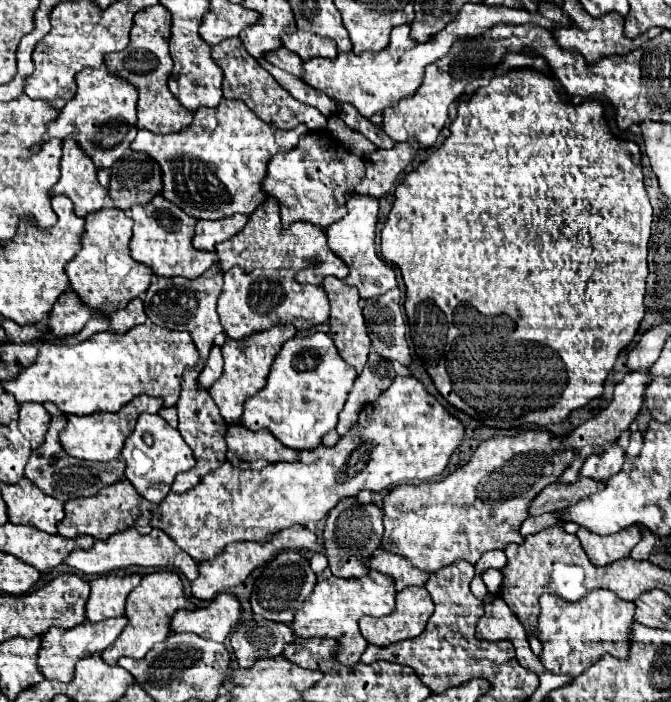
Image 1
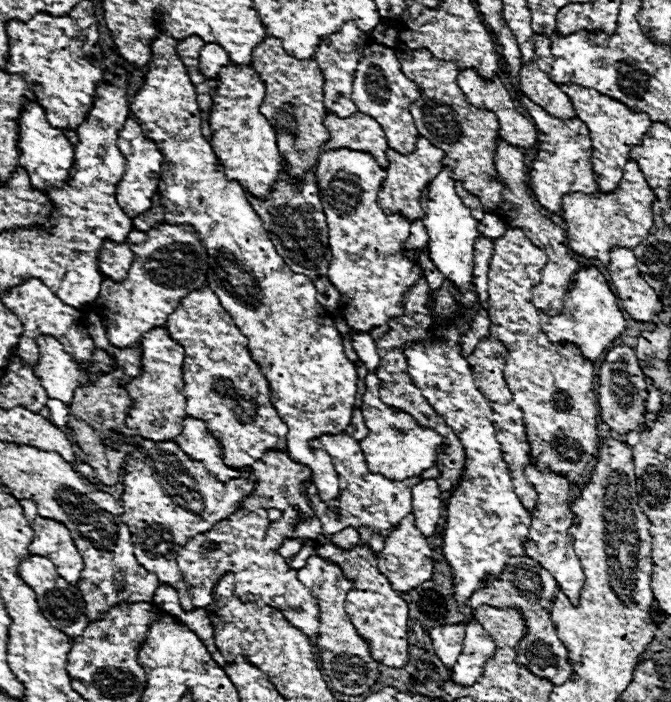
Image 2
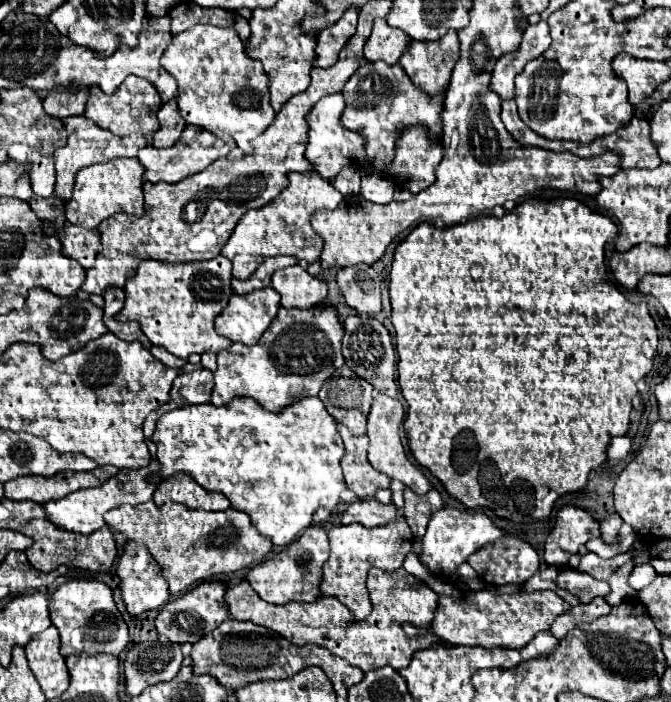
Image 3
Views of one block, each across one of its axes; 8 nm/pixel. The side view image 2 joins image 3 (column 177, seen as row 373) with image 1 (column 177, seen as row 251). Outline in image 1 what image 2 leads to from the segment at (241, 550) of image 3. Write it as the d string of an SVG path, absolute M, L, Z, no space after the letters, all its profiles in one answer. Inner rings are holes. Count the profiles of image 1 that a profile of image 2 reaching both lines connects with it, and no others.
M396 376L392 386L384 390L362 412L358 422L338 440L336 446L316 446L314 450L302 450L296 462L276 462L262 470L240 470L230 462L202 476L200 484L184 494L170 492L158 506L152 508L152 526L164 530L184 552L196 562L208 560L222 552L230 542L254 540L266 542L272 534L292 524L310 524L322 520L342 498L356 496L360 490L380 492L396 484L408 484L412 480L432 480L440 476L452 456L452 452L464 440L464 424L452 416L414 376Z

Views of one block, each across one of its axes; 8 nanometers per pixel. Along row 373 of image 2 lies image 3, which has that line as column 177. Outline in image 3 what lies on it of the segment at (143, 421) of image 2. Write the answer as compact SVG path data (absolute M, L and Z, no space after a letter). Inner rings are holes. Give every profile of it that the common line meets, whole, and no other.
M186 126L178 144L174 144L172 148L166 148L166 150L160 150L160 148L154 148L154 146L146 146L138 152L138 160L142 162L142 166L146 168L144 172L144 180L150 180L150 182L180 182L196 172L202 172L206 166L210 166L218 156L218 148L216 148L217 137L212 136L212 133L200 128L200 126Z

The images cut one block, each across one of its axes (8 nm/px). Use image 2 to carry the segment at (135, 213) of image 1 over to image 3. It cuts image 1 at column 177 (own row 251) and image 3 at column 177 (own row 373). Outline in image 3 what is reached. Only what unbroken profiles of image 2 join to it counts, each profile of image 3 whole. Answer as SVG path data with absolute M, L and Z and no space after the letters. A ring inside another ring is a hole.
M224 256L200 262L140 260L136 272L126 280L126 304L114 320L136 320L152 344L166 348L178 358L188 358L192 352L218 354L220 350L232 346L228 338L216 334L214 330L216 316L226 308L232 296L230 270L232 264Z

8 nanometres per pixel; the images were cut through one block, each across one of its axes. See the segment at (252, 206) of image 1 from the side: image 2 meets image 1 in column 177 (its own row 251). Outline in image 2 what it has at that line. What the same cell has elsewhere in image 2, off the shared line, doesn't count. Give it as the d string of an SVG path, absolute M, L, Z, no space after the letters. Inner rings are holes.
M162 224L148 232L132 230L126 242L134 252L128 278L120 284L104 280L96 300L102 324L116 348L130 348L148 330L164 326L168 314L176 310L180 300L206 284L208 272L208 254L204 252L202 242L192 226Z

